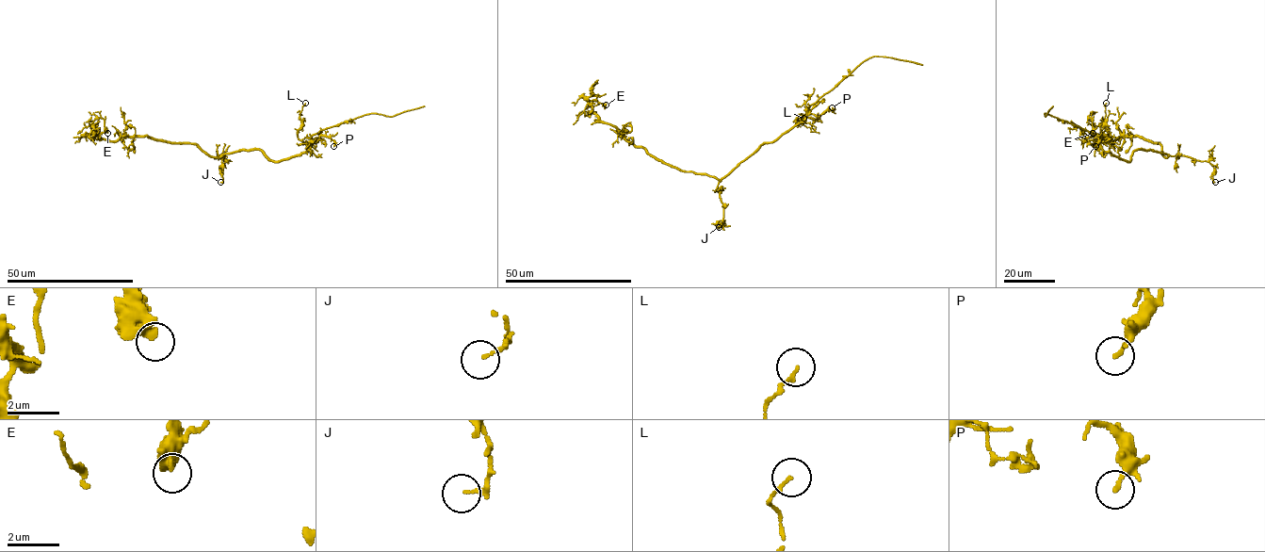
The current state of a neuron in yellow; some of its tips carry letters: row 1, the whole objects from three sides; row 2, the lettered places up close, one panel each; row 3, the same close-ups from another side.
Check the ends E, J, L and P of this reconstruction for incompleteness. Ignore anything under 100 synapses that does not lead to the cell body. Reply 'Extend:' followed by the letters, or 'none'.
Extend: none

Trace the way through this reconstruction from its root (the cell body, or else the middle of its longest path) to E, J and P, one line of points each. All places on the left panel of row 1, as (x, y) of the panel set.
E: (247, 149), (214, 156), (195, 144), (146, 136), (105, 140), (92, 132), (91, 123), (103, 118), (107, 133)
J: (247, 149), (219, 154), (225, 159), (220, 182)
P: (247, 149), (260, 149), (269, 159), (283, 161), (305, 152), (307, 141), (320, 136), (330, 138), (333, 146)

